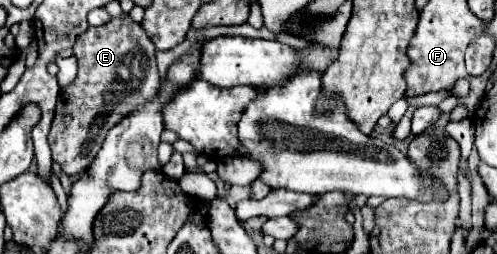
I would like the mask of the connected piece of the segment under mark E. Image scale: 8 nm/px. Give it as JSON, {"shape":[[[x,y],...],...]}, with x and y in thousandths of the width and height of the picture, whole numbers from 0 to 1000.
{"shape":[[[225,75],[201,106],[177,106],[145,185],[157,232],[153,311],[121,350],[109,469],[97,524],[105,626],[137,689],[161,689],[201,594],[213,524],[241,484],[274,413],[306,390],[322,343],[314,264],[314,185],[302,169],[286,98]]]}

